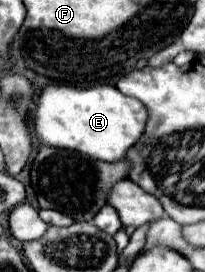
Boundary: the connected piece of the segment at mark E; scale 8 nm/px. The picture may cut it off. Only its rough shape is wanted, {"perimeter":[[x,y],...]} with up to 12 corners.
{"perimeter":[[47,86],[41,144],[117,162],[147,108],[115,86]]}

